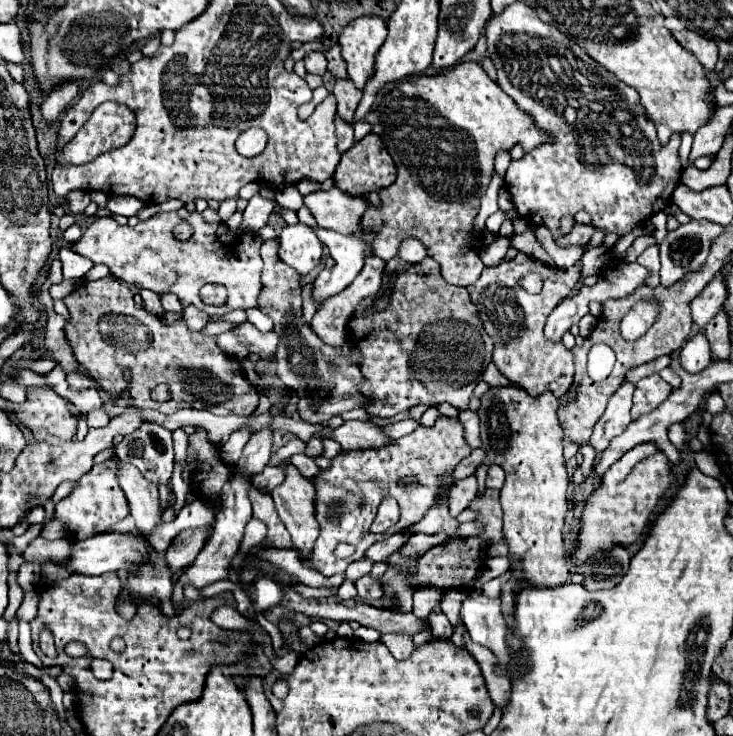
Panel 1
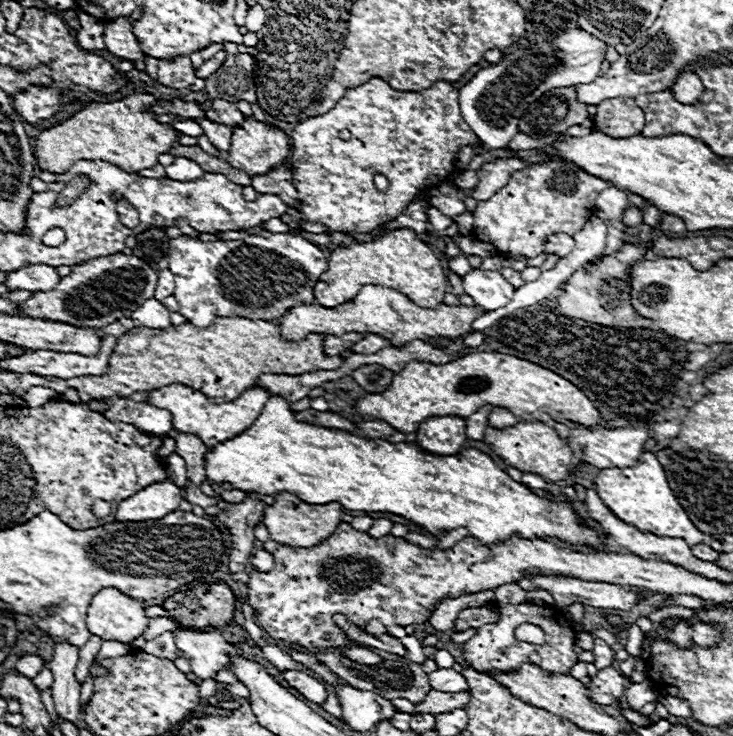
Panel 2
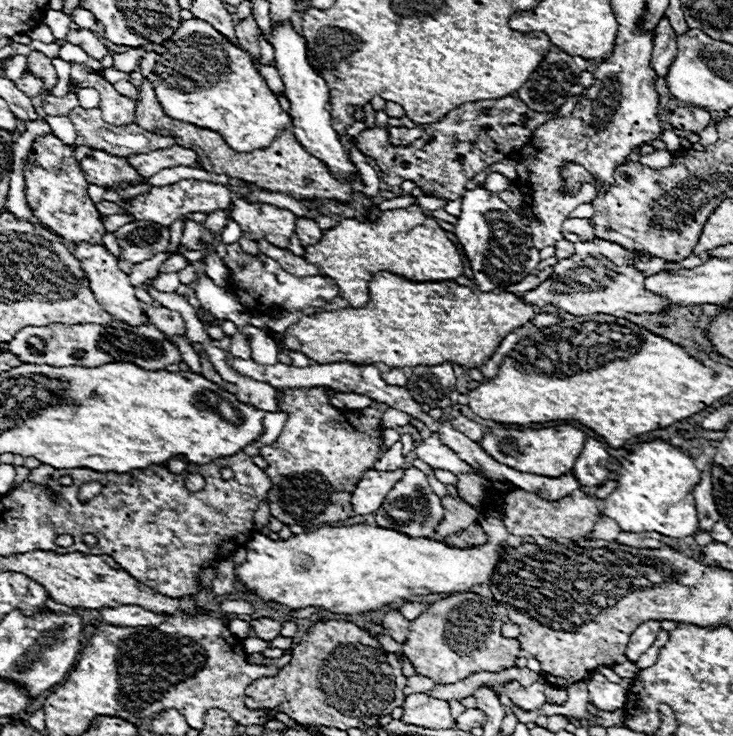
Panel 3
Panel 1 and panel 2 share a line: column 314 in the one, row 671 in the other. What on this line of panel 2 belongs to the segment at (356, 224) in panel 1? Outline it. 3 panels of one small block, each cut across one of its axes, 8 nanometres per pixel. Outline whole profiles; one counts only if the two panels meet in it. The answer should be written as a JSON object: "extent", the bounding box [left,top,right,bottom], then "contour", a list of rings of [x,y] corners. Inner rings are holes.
{"extent":[176,630,230,678],"contour":[[[176,630],[176,646],[182,650],[184,658],[190,662],[192,672],[202,678],[216,678],[222,668],[230,666],[230,644],[216,632],[194,632],[194,630]]]}

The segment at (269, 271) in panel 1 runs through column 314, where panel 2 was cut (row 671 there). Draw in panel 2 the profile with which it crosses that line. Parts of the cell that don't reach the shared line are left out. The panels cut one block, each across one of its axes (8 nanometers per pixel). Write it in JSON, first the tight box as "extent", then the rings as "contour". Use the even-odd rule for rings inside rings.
{"extent":[316,654,432,704],"contour":[[[316,654],[316,658],[322,664],[326,664],[334,674],[344,678],[344,682],[348,682],[350,686],[360,688],[360,690],[378,692],[386,700],[408,698],[412,704],[418,704],[420,700],[424,700],[424,694],[432,688],[430,682],[428,682],[426,672],[422,672],[422,668],[418,664],[400,662],[400,660],[384,660],[384,662],[376,664],[376,666],[362,666],[362,664],[356,664],[356,662],[348,660],[348,658],[344,658],[342,654]]]}

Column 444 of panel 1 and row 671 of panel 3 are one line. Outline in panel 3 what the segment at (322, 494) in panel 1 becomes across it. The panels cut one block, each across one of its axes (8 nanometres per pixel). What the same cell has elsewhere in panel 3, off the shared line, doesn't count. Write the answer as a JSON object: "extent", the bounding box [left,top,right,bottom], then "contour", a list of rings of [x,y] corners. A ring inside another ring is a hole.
{"extent":[404,592,520,684],"contour":[[[474,592],[452,594],[432,602],[410,622],[410,632],[404,642],[404,654],[414,664],[416,672],[432,678],[436,684],[454,684],[476,672],[500,672],[512,668],[518,658],[520,642],[500,634],[504,610],[496,600]]]}

